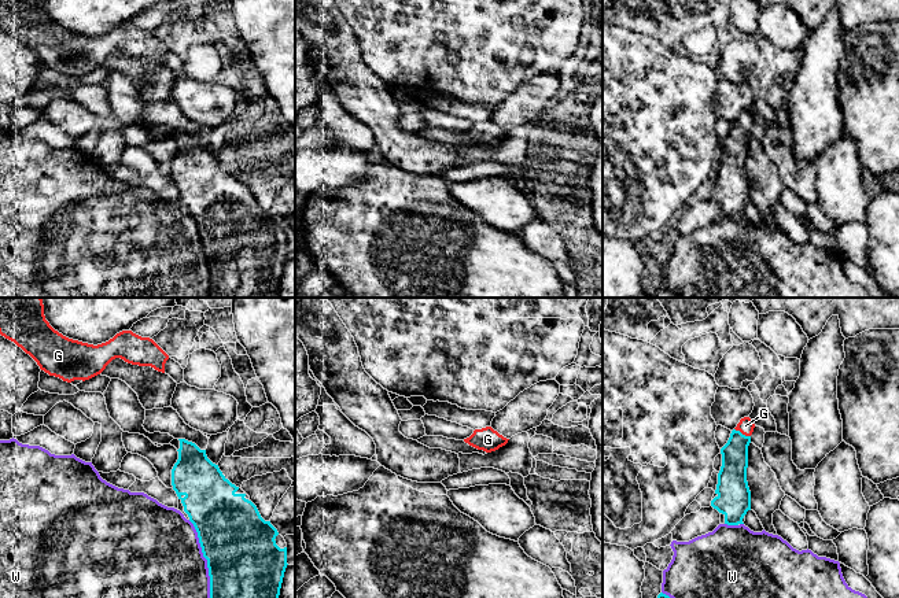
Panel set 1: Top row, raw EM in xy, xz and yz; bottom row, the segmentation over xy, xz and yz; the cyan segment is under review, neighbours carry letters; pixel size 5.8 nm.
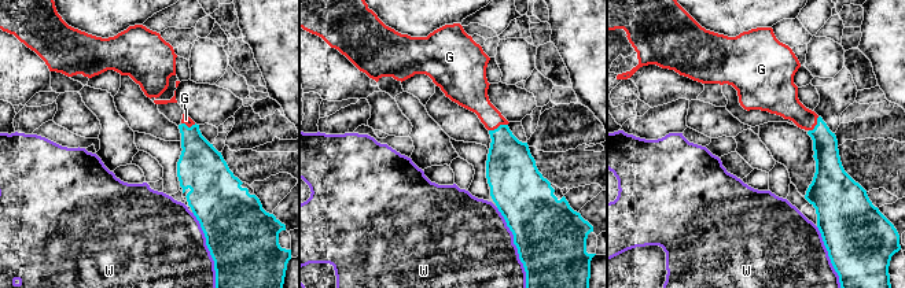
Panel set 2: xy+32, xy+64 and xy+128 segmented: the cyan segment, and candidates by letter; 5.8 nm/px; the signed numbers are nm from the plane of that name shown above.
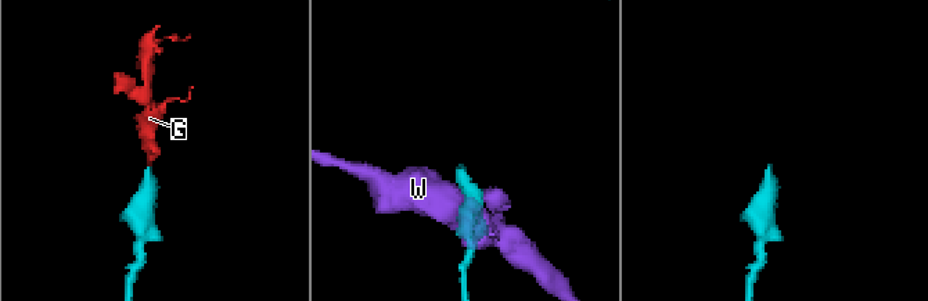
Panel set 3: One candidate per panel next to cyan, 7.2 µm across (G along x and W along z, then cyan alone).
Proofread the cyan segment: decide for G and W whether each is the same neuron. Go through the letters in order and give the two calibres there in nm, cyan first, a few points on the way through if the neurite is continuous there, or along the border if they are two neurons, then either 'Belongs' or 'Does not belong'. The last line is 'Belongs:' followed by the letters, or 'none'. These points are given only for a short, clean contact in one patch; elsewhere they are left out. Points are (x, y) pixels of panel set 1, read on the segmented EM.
G: Thickness 160 nm (cyan) against 90 nm. Path across: yz (734, 454), (741, 434), (745, 425). Belongs
W: Thickness 420 nm (cyan) against 460 nm. Does not belong
Belongs: G

